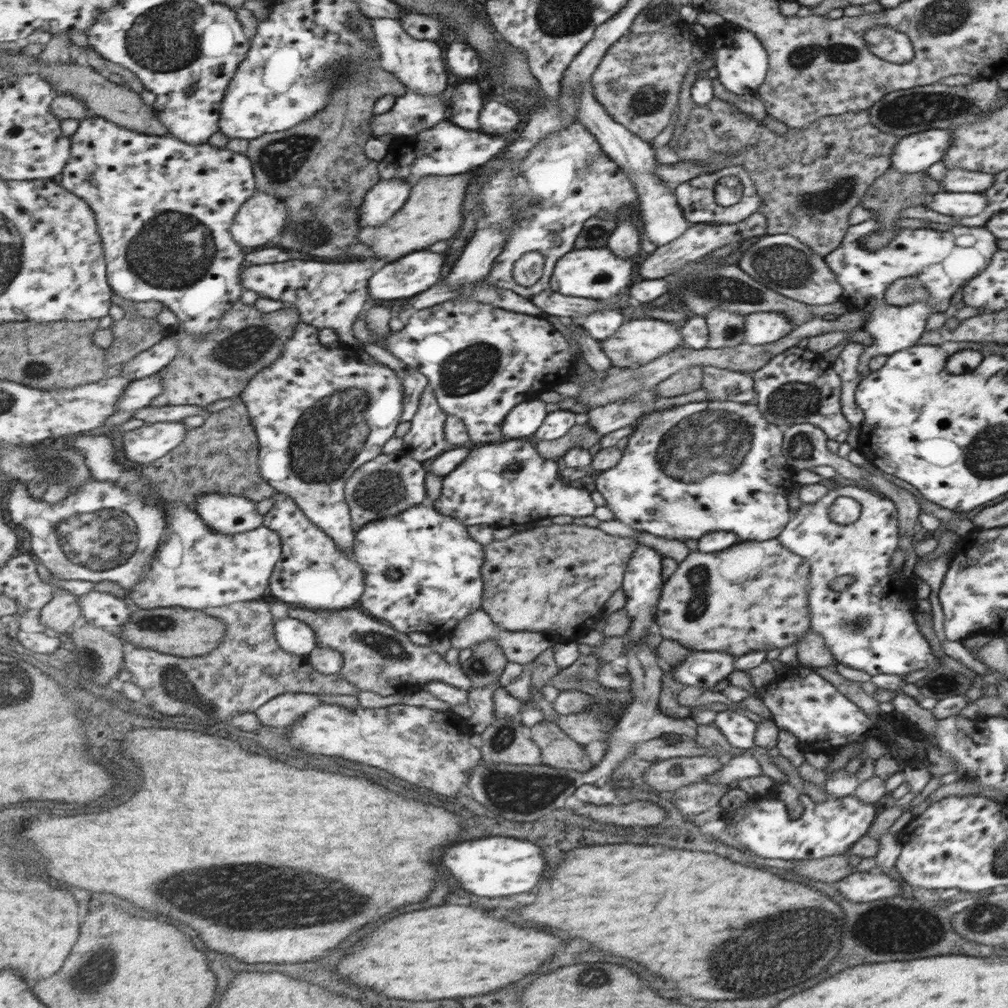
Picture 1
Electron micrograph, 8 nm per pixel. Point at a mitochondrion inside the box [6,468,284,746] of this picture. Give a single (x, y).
(97, 540)

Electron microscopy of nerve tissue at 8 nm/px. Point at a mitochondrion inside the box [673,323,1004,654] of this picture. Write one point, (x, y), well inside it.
(794, 400)

